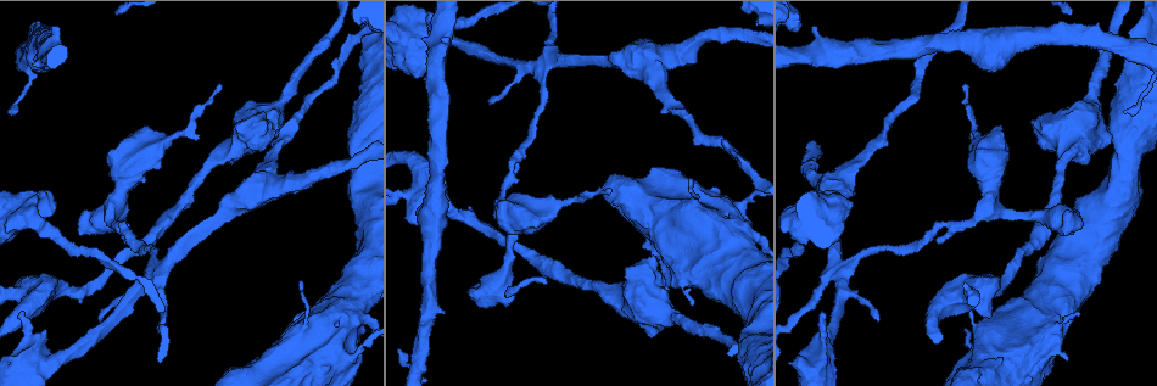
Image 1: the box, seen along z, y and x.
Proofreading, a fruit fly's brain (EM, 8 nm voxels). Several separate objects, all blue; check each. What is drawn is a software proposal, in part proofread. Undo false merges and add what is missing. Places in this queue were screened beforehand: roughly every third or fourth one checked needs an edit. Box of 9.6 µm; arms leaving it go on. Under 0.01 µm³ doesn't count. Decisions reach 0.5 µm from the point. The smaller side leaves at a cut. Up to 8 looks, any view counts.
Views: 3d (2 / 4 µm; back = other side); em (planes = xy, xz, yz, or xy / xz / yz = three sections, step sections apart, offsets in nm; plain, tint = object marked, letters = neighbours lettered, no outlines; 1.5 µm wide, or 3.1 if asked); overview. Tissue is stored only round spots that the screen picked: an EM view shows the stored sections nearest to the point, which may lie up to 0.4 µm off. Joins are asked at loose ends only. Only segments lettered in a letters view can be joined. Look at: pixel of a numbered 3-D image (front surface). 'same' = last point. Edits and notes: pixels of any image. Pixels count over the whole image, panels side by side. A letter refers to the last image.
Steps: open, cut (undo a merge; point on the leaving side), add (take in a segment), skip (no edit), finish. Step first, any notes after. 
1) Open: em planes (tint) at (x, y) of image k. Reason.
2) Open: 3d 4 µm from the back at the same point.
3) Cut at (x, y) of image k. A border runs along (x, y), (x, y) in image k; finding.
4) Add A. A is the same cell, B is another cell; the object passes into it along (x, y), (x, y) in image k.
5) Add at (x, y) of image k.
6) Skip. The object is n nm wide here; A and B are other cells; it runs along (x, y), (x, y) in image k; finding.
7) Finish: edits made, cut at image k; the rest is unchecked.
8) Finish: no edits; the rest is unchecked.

Open: 3d 2 µm at (53, 29) of image 1. Thick end.

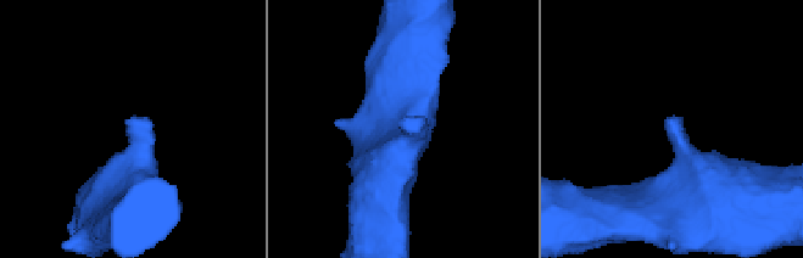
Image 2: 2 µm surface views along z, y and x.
Open: em planes (letters) at (679, 120) of image 2.

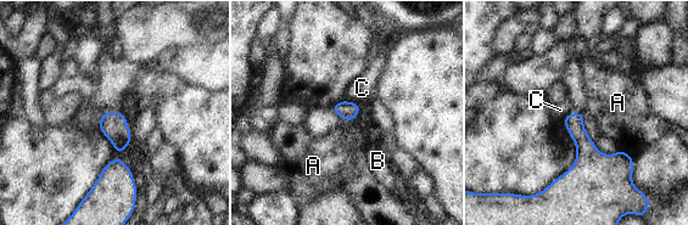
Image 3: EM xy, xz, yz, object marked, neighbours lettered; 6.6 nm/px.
Skip. The longest contact is with C, 110 nm; A, B and C are other cells; a border runs along (620, 148), (630, 155) in image 3; no lettered segment goes on from it.

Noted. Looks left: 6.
Open: em yz step 4 (tint) at (989, 316) of image 1. An open end.

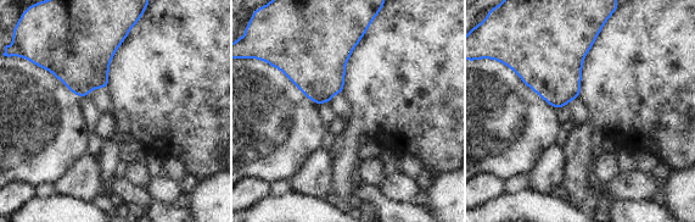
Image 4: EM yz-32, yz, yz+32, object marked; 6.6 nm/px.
Open: em planes (letters) at the same point. Cut it another way.

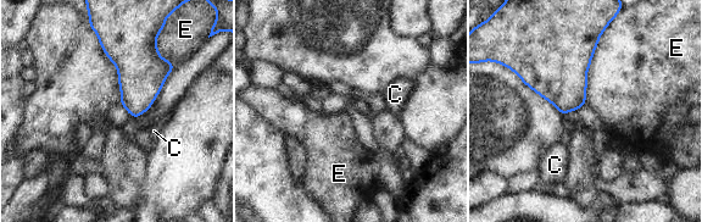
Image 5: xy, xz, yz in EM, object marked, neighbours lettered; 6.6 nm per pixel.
Skip. C and E are other cells; none of them fits.

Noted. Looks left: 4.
Open: 3d 4 µm at (22, 314) of image 1. Stops while still wide.

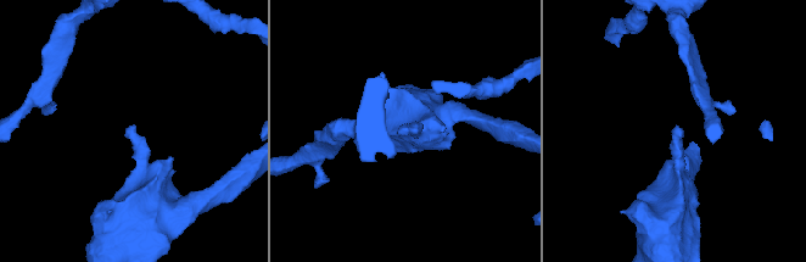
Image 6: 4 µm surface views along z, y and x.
Open: em xz step 4 (tint) at (132, 127) of image 6. Shape alone is not enough.

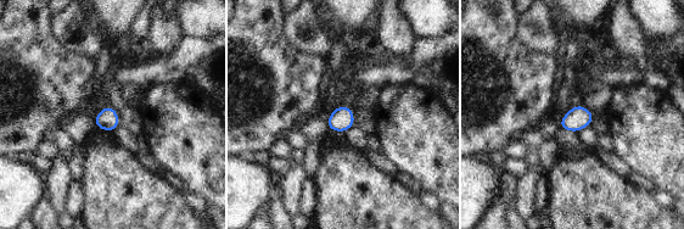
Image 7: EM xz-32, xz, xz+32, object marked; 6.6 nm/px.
Open: em xy step 8 (letters) at the same point.

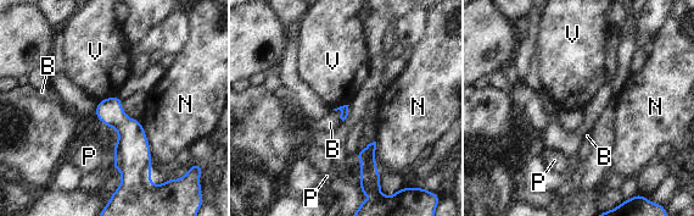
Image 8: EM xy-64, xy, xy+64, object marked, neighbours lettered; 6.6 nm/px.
Skip. The longest contact is with N, 340 nm; B, N, P and V are other cells; a border runs along (121, 95), (111, 95), (99, 101) in image 8; no lettered segment goes on from it.

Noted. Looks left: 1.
Finish: no edits; the rest is unchecked.

